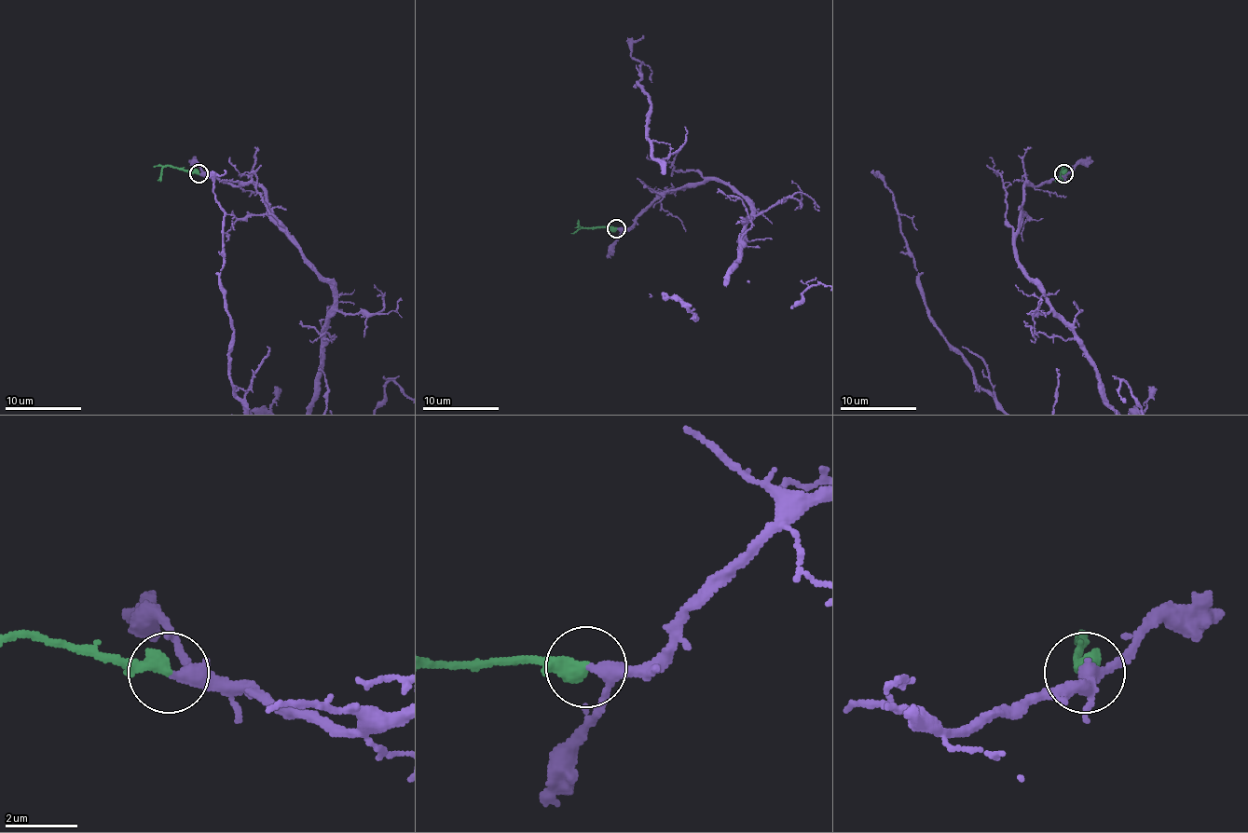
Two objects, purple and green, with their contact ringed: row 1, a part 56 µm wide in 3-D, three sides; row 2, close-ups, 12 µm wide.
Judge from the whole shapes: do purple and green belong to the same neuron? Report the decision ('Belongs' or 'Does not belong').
Belongs

